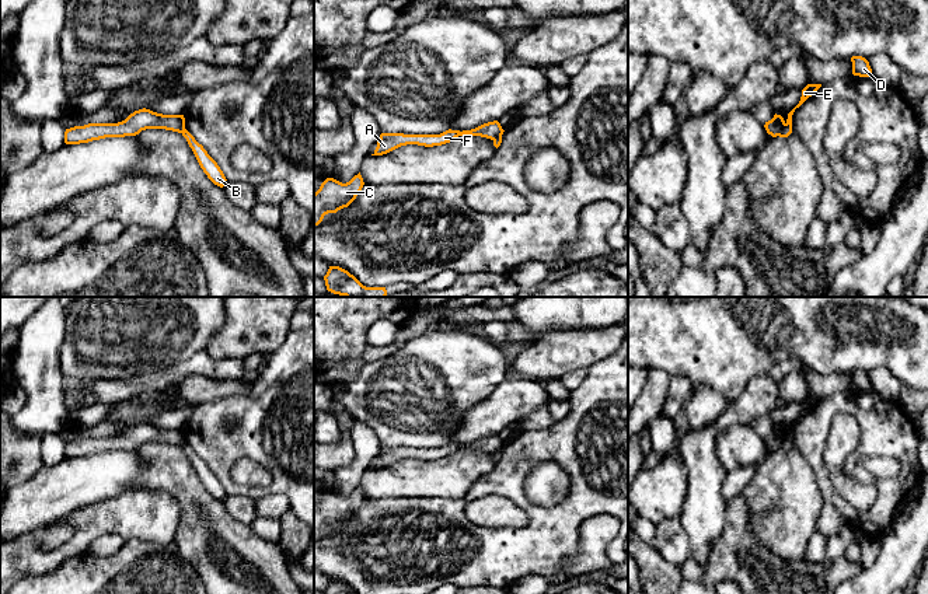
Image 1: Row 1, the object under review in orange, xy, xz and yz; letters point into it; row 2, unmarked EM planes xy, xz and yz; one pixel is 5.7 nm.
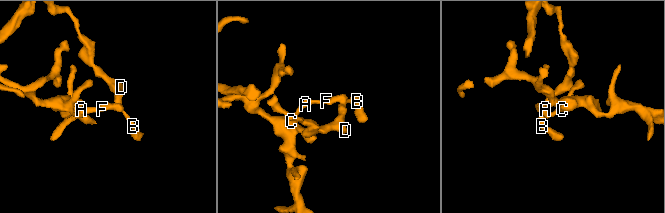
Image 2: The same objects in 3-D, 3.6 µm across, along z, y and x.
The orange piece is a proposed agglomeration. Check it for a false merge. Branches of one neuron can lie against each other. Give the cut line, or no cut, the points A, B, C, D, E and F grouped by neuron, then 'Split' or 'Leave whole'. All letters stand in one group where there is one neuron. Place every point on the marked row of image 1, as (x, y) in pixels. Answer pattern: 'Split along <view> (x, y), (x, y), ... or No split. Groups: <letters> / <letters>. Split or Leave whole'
Split along yz (785, 123), (778, 135). Groups: A C F / B D E. Split

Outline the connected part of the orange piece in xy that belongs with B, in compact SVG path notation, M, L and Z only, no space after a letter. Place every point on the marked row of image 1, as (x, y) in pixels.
M185 129L182 136L186 139L189 147L192 148L200 168L207 175L207 178L217 186L223 188L226 184L226 177L217 163L207 154L202 144L199 144L195 137Z

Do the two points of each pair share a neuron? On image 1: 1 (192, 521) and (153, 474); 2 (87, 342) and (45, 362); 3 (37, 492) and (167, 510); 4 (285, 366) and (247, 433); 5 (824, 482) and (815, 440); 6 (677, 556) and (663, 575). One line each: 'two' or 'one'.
1: one
2: two
3: two
4: one
5: one
6: two

